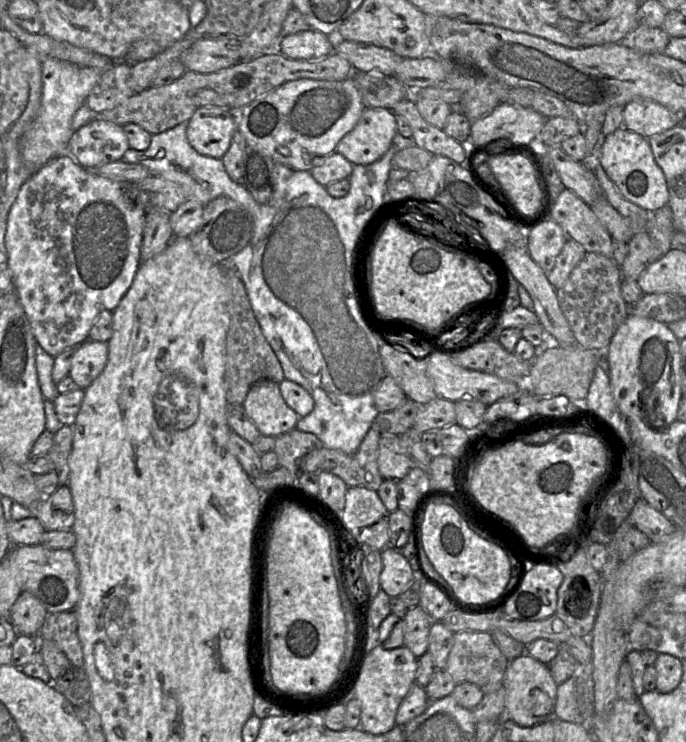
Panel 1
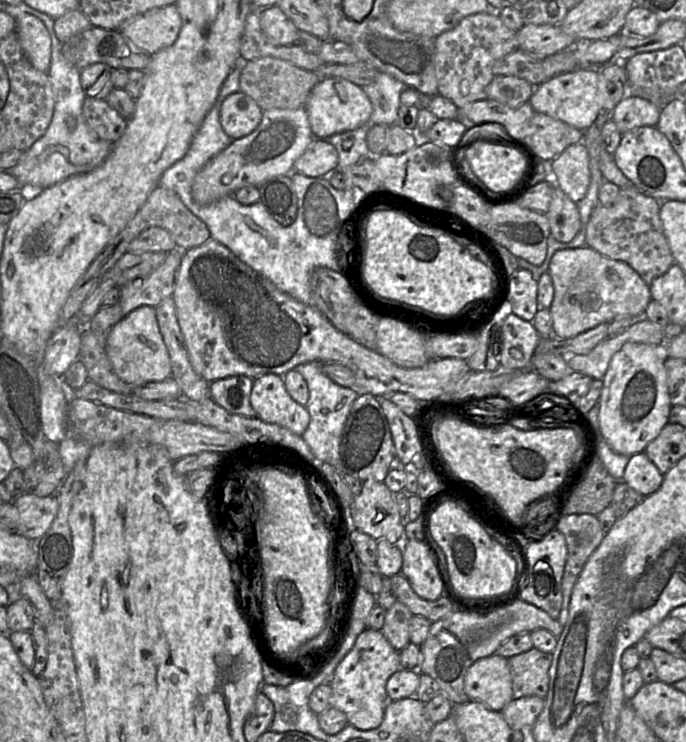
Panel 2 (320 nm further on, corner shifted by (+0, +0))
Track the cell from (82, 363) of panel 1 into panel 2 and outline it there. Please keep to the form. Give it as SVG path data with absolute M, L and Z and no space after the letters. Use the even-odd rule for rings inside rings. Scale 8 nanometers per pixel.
M139 306L114 325L107 334L105 350L115 374L132 386L161 382L171 377L171 361L159 329L155 307Z

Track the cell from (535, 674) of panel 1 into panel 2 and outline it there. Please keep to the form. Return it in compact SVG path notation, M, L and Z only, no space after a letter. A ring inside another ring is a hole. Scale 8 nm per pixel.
M493 654L474 662L465 675L464 691L469 700L479 701L494 711L501 711L513 700L508 659Z

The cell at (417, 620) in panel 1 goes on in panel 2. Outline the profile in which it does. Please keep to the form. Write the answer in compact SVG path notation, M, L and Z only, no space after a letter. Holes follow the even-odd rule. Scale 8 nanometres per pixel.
M398 600L386 612L381 631L397 651L410 643L410 619L413 615L411 610Z

